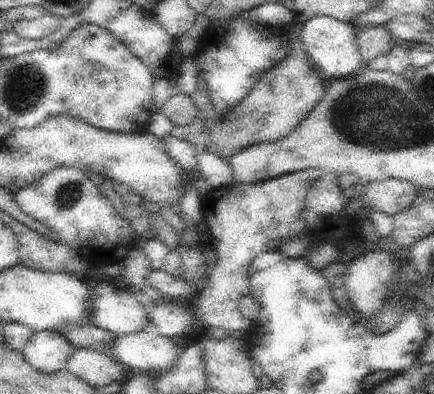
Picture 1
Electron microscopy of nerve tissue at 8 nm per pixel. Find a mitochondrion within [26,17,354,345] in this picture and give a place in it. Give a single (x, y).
(67, 195)

